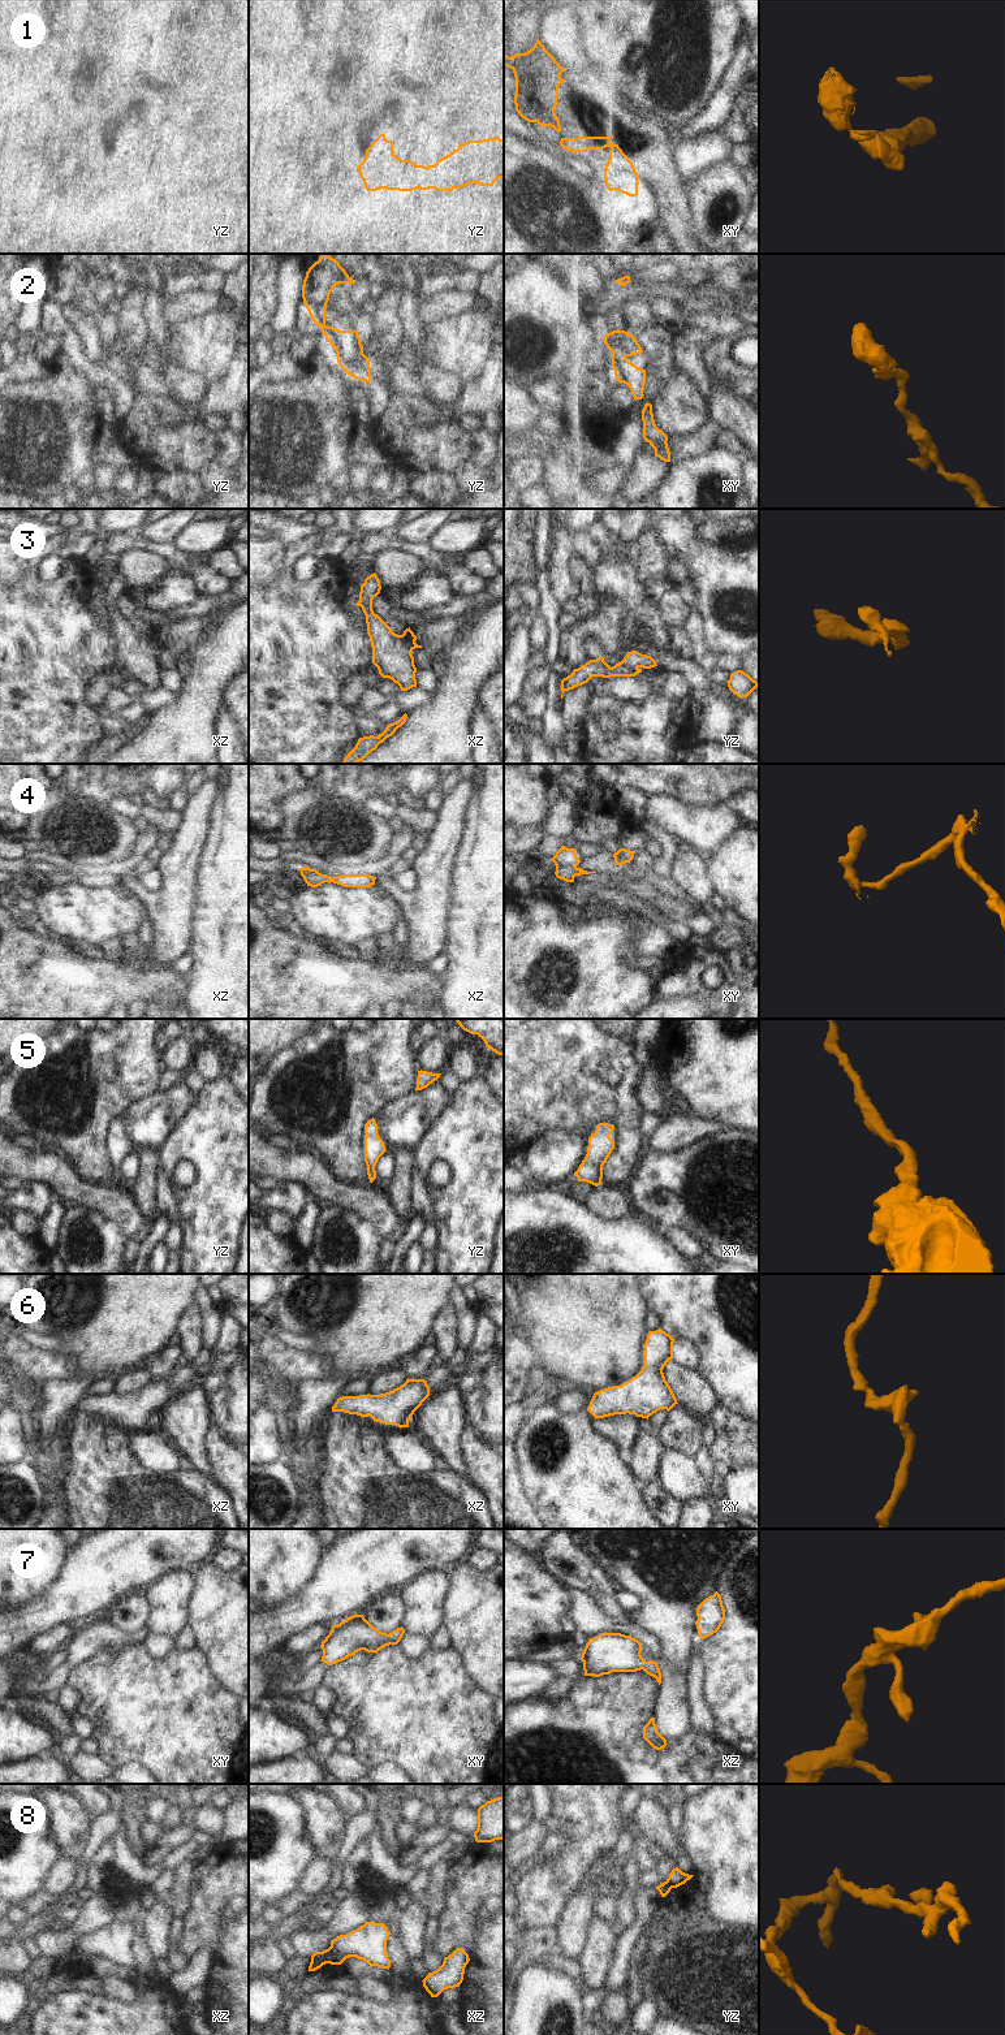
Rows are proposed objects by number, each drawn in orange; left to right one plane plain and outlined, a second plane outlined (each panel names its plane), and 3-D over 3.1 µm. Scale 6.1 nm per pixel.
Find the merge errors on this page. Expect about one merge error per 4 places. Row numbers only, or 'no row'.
1, 4, 8

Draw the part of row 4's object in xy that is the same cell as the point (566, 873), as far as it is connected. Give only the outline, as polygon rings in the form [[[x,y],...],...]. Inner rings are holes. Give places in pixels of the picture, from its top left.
[[[556,867],[555,872],[557,878],[564,880],[566,882],[574,882],[575,876],[590,874],[590,873],[596,873],[596,872],[595,870],[587,872],[577,867]]]

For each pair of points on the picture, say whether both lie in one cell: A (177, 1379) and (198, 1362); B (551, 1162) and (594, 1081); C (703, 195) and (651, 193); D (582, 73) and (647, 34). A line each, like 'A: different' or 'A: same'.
A: same
B: different
C: different
D: different

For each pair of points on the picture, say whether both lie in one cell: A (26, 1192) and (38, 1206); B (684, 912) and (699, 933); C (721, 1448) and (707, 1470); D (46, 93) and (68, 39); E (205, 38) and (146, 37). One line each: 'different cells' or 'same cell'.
A: same cell
B: different cells
C: different cells
D: same cell
E: same cell

